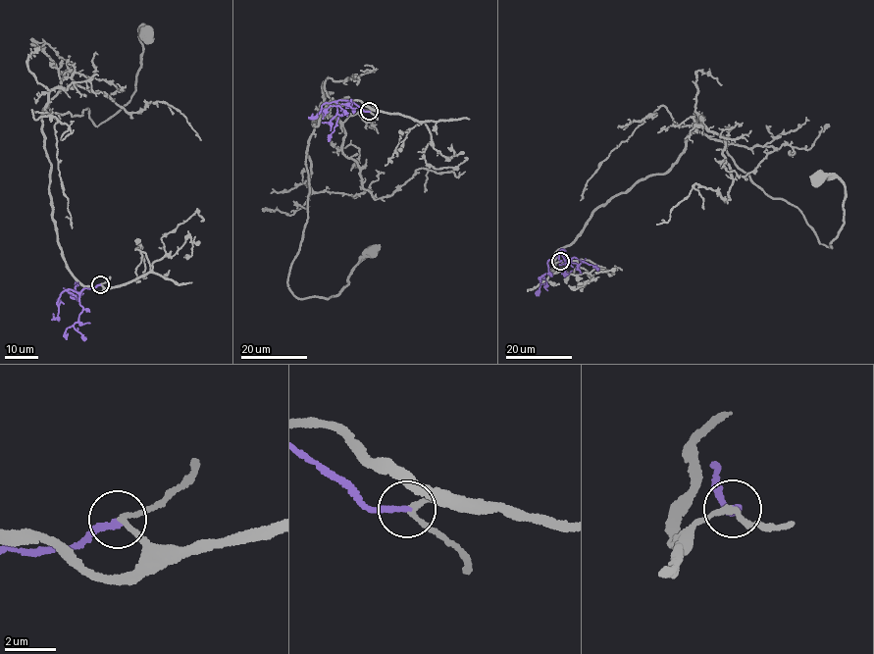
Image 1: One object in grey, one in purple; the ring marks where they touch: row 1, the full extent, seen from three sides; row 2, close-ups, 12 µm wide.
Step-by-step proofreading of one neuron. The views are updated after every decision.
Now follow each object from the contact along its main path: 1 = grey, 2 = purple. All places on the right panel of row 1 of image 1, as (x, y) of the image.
1: (561, 261), (554, 254), (594, 211), (663, 175), (692, 133), (723, 142), (829, 248), (844, 182), (818, 177)
2: (561, 261), (555, 254), (560, 249), (568, 263), (565, 265), (575, 258), (599, 269)

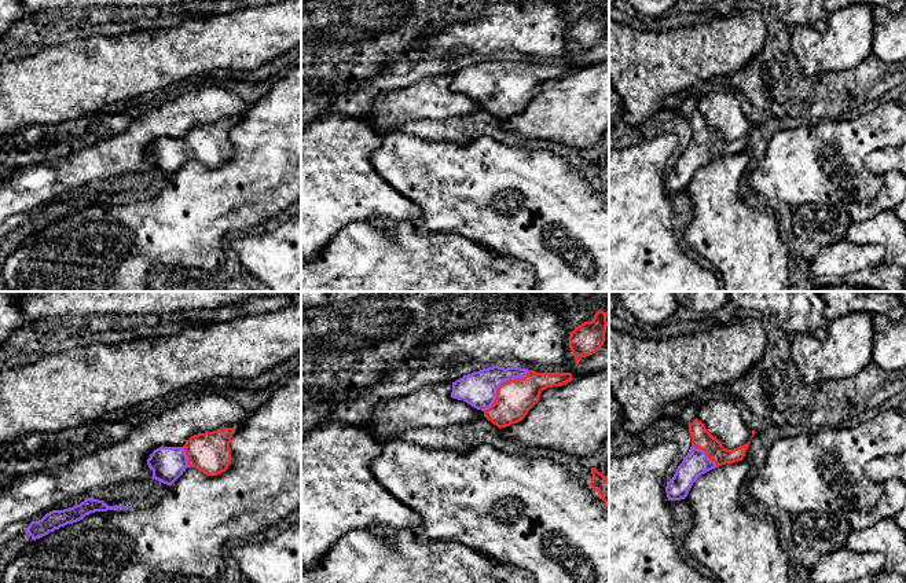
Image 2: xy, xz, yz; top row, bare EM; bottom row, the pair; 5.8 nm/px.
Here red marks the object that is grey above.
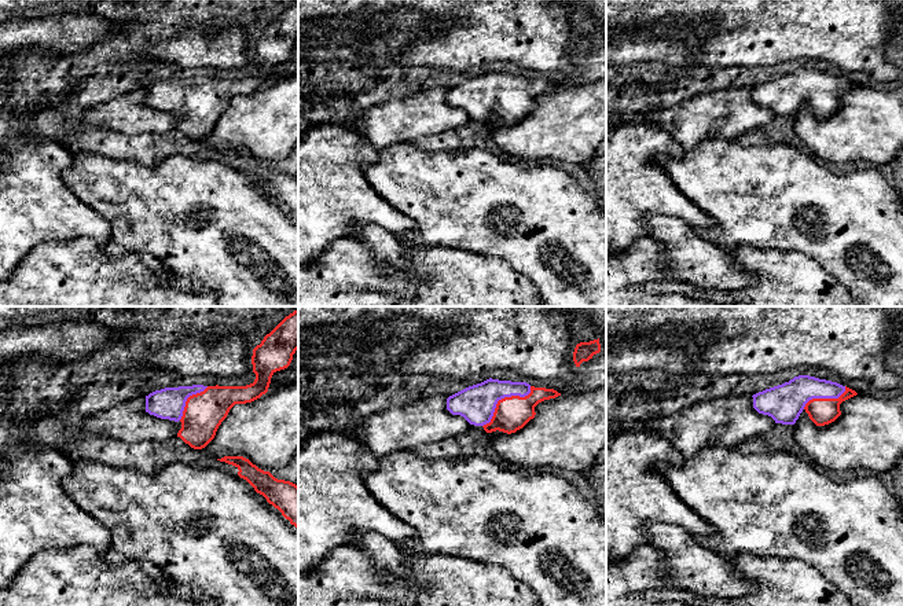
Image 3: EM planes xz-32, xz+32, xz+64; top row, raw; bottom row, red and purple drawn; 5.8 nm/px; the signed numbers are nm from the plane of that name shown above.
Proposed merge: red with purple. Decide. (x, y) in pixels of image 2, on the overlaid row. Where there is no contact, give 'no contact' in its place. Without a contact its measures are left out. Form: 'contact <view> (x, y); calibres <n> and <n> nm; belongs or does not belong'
contact xz (502, 384); calibres 220 and 200 nm; belongs

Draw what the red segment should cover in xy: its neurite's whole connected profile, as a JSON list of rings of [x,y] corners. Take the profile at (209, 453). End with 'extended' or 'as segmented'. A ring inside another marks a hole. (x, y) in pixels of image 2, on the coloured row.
[[[220,428],[191,436],[183,447],[159,447],[147,459],[153,480],[172,485],[187,468],[206,476],[225,472],[231,463],[231,437],[235,428]]]; extended

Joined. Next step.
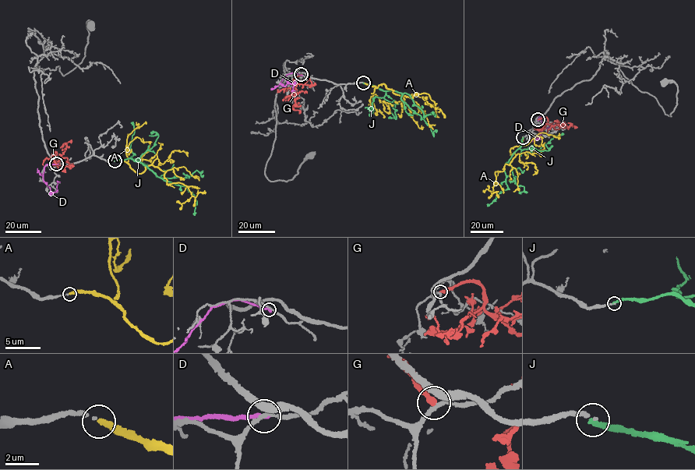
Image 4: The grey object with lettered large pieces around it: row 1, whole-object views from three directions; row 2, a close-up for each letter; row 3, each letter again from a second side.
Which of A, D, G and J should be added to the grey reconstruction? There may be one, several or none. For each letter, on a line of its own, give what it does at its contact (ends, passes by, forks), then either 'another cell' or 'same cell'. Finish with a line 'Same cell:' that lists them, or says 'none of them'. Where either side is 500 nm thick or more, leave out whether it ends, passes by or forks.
A: it ends; same cell
D: it ends; another cell
G: it ends; another cell
J: it ends; another cell
Same cell: A

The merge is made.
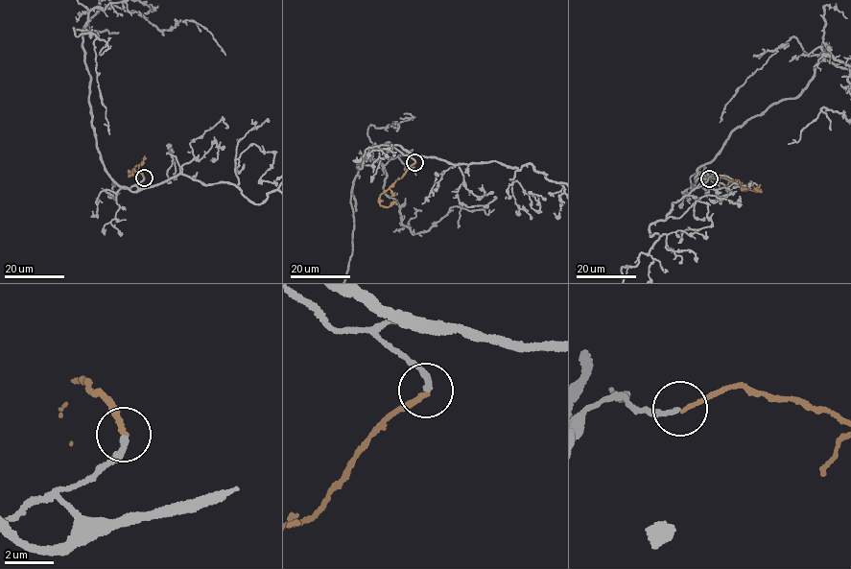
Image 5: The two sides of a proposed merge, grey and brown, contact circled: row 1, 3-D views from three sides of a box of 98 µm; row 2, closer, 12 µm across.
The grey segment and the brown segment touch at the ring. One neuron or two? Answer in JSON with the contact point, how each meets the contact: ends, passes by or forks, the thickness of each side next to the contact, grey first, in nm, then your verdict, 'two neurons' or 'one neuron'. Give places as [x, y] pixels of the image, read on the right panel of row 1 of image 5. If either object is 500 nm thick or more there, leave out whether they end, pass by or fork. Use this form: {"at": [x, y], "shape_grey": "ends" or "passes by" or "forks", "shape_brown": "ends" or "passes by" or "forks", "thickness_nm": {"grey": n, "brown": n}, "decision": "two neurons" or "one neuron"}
{"at": [709, 178], "shape_grey": "ends", "shape_brown": "ends", "thickness_nm": {"grey": 180, "brown": 170}, "decision": "one neuron"}

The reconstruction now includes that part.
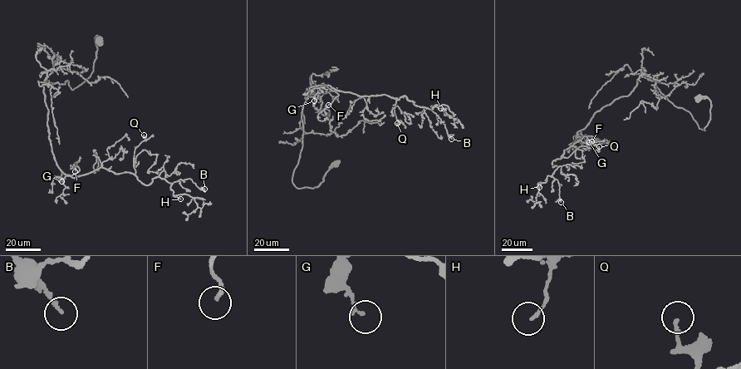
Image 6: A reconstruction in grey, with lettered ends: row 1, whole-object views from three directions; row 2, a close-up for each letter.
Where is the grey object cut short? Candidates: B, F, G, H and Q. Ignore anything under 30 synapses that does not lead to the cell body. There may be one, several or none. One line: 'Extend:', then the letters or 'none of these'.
Extend: F

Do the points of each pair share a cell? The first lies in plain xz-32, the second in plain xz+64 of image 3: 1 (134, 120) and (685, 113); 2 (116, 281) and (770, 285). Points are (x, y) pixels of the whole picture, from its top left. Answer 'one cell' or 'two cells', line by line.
1: one cell
2: one cell

